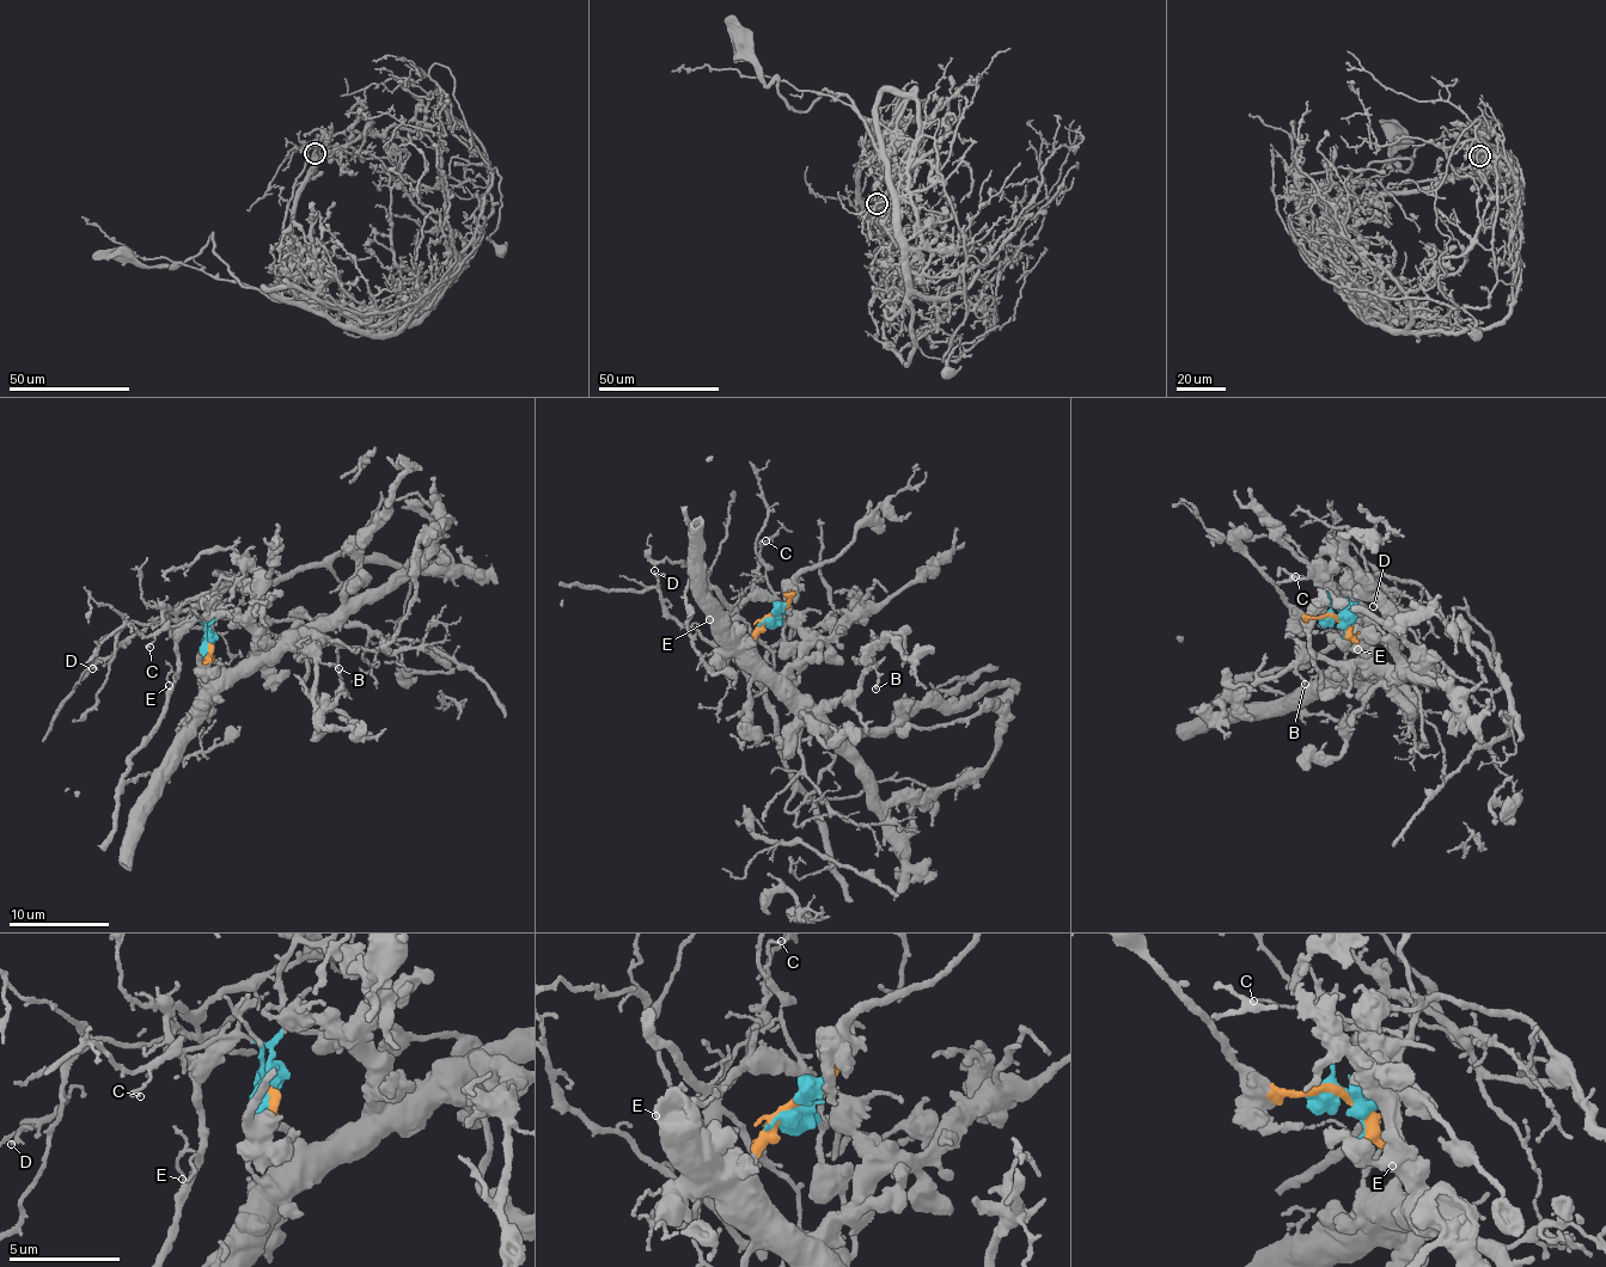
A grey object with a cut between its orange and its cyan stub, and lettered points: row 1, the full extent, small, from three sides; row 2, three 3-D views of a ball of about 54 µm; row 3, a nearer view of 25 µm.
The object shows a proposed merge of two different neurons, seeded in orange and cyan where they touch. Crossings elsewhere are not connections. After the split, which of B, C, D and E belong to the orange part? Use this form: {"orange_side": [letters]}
{"orange_side": ["B", "E"]}

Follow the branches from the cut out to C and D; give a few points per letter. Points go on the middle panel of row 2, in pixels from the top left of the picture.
C: (775, 613), (779, 616), (776, 598), (761, 563), (759, 543), (765, 540)
D: (775, 613), (782, 623), (789, 620), (793, 635), (768, 653), (753, 677), (666, 612), (653, 570)

